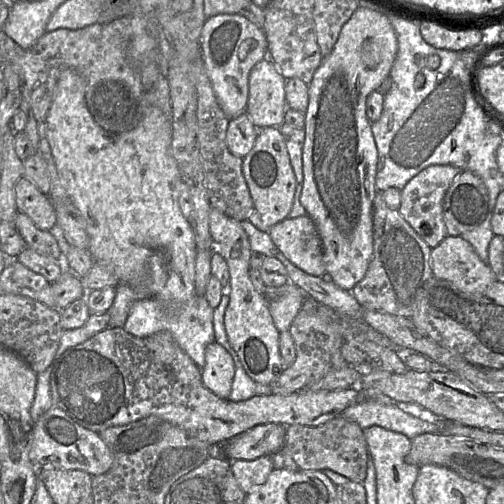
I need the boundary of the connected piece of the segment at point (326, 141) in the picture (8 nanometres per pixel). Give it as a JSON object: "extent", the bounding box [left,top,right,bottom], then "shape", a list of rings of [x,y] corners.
{"extent":[301,6,397,291],"shape":[[[359,6],[343,25],[331,53],[322,57],[308,86],[301,204],[319,232],[326,274],[331,276],[332,282],[347,291],[352,291],[363,279],[373,257],[373,201],[377,194],[375,179],[378,151],[372,123],[366,115],[366,100],[389,77],[397,51],[397,35],[387,15]]]}

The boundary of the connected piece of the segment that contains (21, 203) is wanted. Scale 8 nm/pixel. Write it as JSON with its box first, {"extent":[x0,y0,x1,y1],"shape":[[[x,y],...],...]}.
{"extent":[15,177,57,231],"shape":[[[26,177],[20,178],[15,186],[15,200],[17,210],[26,214],[38,229],[57,231],[56,213],[49,195],[43,194]]]}

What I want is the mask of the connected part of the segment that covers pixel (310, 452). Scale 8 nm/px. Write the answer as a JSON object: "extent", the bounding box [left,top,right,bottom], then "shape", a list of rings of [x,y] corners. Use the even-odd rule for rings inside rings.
{"extent":[285,416,368,483],"shape":[[[341,416],[320,426],[289,425],[286,427],[285,449],[298,469],[331,470],[357,483],[363,483],[367,473],[368,448],[363,429]]]}

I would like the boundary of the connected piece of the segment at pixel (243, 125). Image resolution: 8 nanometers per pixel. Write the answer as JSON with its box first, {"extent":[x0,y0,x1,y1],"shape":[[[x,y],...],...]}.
{"extent":[226,112,258,157],"shape":[[[247,112],[230,119],[226,134],[226,144],[231,153],[245,157],[253,148],[258,129],[251,121]]]}

